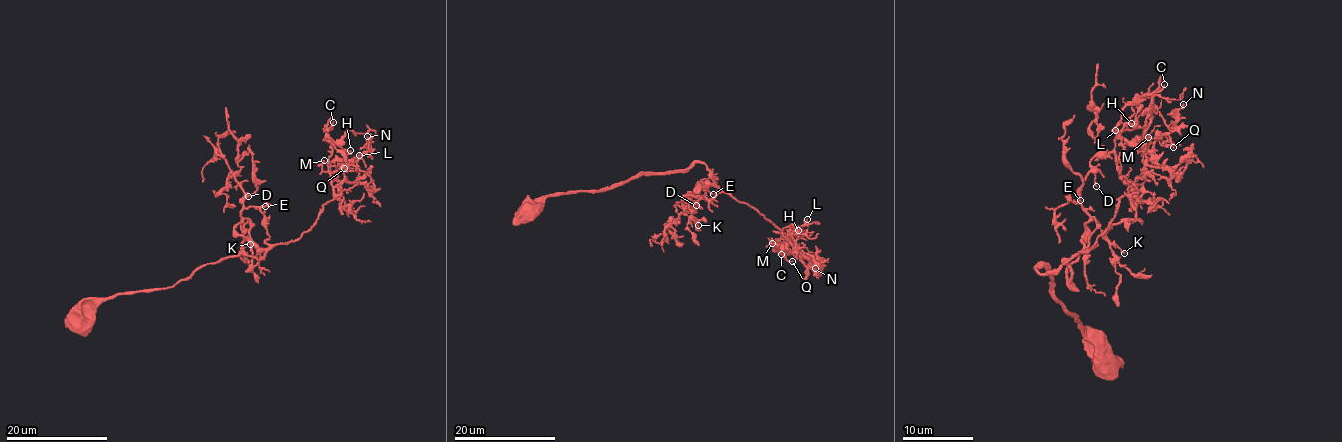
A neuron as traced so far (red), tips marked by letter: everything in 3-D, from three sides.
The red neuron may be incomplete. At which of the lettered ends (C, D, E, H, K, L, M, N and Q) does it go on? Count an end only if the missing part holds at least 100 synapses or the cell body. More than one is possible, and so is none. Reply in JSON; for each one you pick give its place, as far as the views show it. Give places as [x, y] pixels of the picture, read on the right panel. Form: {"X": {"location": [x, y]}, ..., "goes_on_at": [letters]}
{"Q": {"location": [1173, 147]}, "goes_on_at": ["Q"]}

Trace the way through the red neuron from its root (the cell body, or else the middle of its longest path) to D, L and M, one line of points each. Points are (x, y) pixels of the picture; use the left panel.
D: (80, 323), (117, 295), (170, 287), (206, 264), (263, 252), (254, 266), (240, 186), (248, 196)
L: (80, 323), (117, 295), (170, 287), (206, 264), (259, 259), (297, 239), (359, 155)
M: (80, 323), (117, 295), (170, 287), (206, 264), (259, 259), (297, 239), (334, 197), (324, 160)

